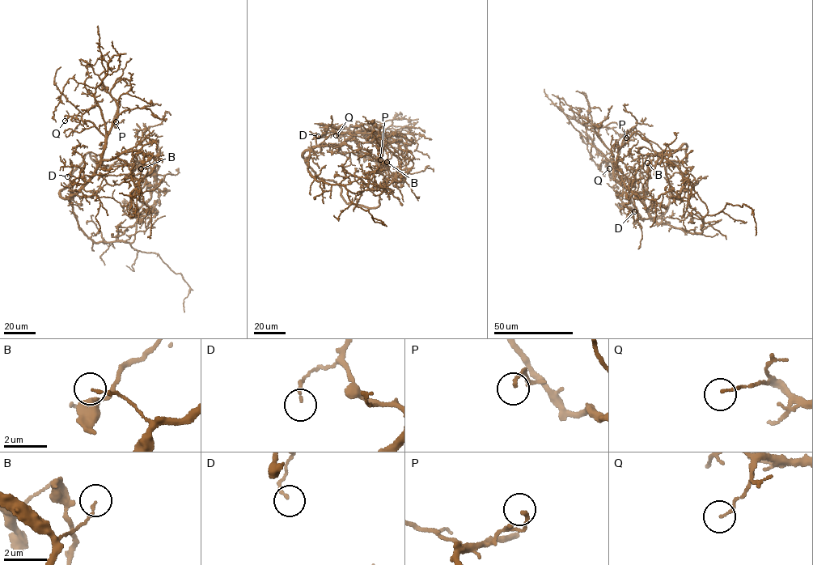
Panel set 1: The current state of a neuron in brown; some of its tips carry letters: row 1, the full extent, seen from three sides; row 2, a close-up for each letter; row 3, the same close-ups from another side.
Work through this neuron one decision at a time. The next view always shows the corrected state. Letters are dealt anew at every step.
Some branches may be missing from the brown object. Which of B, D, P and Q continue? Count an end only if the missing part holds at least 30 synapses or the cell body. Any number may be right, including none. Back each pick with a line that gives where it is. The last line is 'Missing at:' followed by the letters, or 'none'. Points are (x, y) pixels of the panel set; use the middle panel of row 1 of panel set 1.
B: (387, 162)
Missing at: B

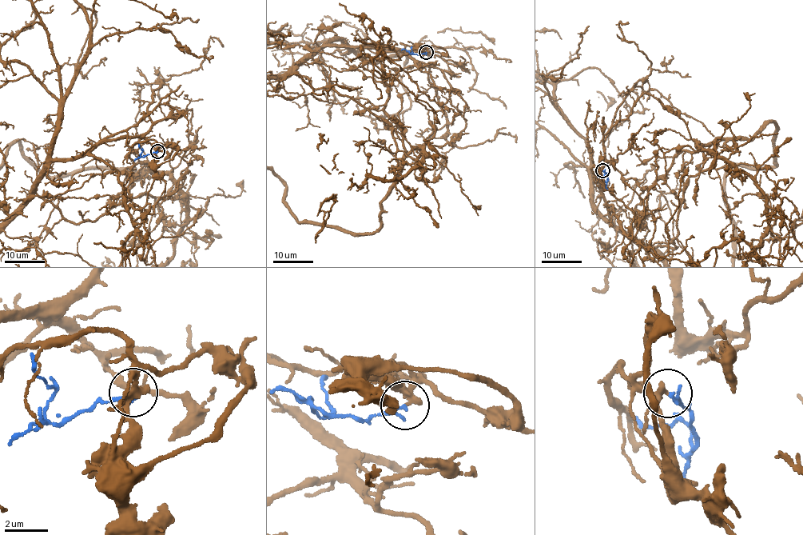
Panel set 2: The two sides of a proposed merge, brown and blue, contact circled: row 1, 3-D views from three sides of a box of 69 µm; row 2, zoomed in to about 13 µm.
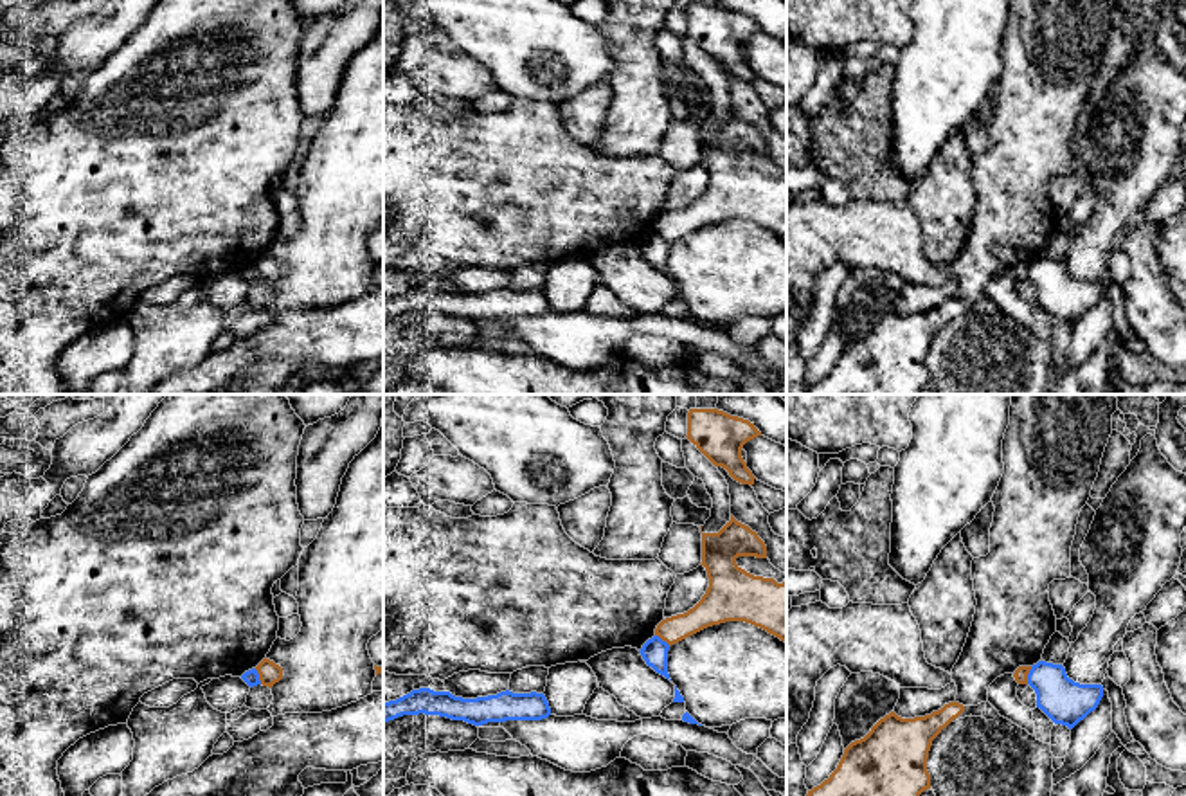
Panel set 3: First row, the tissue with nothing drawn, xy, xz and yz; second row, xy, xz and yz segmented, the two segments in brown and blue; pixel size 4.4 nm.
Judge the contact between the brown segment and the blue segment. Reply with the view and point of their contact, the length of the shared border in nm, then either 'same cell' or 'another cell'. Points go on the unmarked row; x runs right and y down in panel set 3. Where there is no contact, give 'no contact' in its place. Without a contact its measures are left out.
yz (1026, 272) | 80 nm | another cell

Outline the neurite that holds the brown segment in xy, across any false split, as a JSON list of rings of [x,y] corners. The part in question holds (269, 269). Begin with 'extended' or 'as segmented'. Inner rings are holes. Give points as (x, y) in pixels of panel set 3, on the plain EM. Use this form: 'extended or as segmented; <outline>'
as segmented; [[[266,254],[256,263],[256,267],[263,283],[272,285],[283,276],[283,265]]]

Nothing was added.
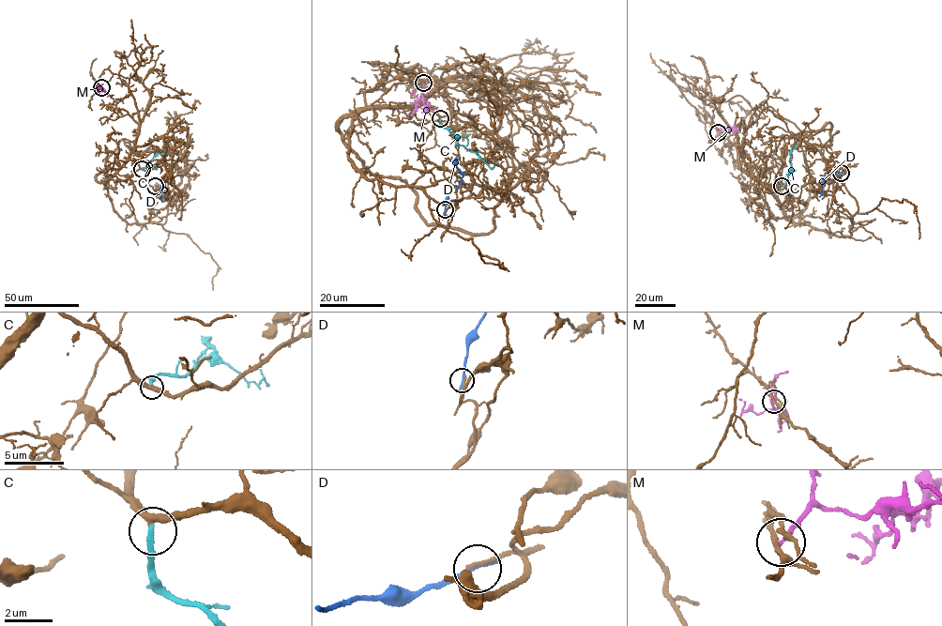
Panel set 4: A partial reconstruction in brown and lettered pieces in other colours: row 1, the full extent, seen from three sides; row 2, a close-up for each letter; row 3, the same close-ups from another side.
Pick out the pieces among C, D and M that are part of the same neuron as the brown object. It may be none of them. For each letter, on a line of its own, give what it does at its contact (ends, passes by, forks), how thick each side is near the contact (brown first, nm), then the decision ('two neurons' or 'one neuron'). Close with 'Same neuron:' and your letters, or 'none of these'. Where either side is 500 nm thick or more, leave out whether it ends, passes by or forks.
C: it ends | 240/200 nm | one neuron
D: it ends | 170/220 nm | two neurons
M: it ends | 190/190 nm | two neurons
Same neuron: C

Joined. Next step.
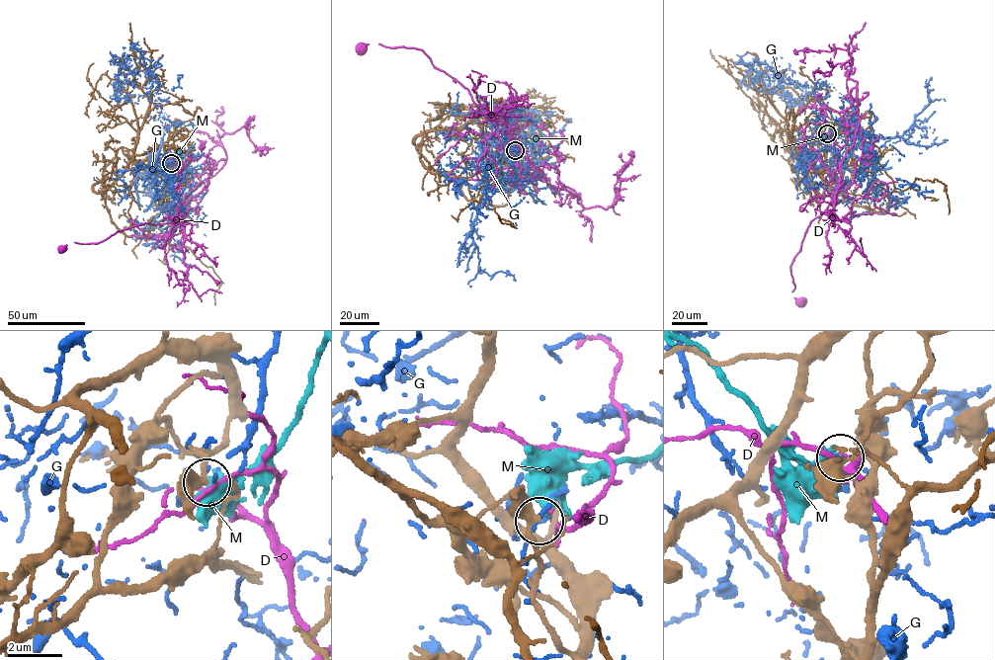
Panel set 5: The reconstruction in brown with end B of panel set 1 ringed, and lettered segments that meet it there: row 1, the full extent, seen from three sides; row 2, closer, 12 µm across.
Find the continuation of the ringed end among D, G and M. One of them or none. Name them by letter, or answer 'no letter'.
M

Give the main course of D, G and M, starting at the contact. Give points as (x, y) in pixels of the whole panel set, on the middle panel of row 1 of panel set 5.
D: (515, 151), (519, 150), (509, 145), (509, 130), (500, 131), (469, 92), (421, 50), (378, 43), (360, 47)
G: (516, 151), (526, 168), (487, 159), (491, 189), (529, 179), (531, 122), (484, 141), (508, 156), (520, 133)
M: (516, 150), (538, 138)

